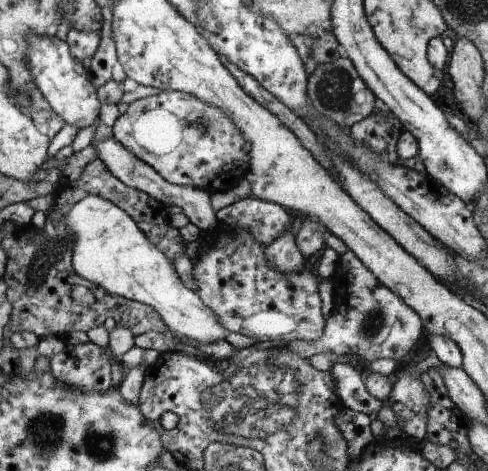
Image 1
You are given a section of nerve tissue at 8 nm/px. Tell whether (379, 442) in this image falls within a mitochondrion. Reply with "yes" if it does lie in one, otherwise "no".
no

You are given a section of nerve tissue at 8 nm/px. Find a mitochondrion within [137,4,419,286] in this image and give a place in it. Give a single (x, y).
(333, 89)

